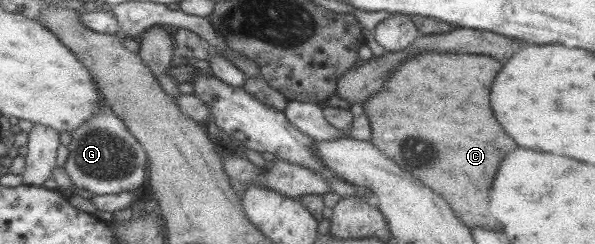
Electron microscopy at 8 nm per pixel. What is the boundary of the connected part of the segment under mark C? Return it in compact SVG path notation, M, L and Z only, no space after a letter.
M422 52L408 56L394 67L381 89L363 103L363 113L368 115L371 127L369 143L393 159L398 167L414 175L414 179L432 187L444 202L448 201L457 218L468 227L498 227L498 223L490 223L490 219L486 219L486 189L494 179L494 171L502 155L516 147L494 121L488 107L488 89L496 71L500 71L500 63L486 55Z

